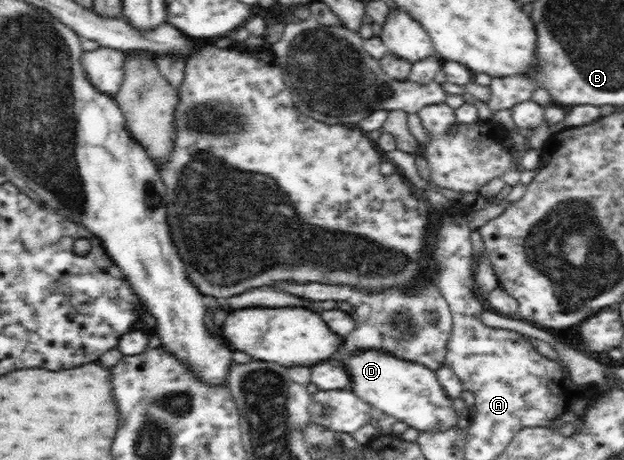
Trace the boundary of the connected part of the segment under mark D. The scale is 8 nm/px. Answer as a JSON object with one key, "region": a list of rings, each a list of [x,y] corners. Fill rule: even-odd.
{"region":[[[341,346],[334,356],[339,359],[348,375],[350,389],[373,408],[394,416],[396,420],[405,422],[417,432],[421,429],[440,431],[457,425],[459,416],[453,409],[452,400],[447,397],[445,389],[441,388],[434,370],[403,360],[385,349],[373,347],[357,349],[351,353],[345,346]]]}

